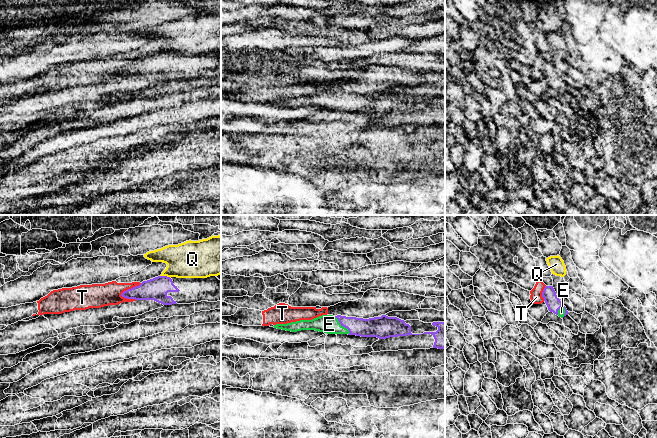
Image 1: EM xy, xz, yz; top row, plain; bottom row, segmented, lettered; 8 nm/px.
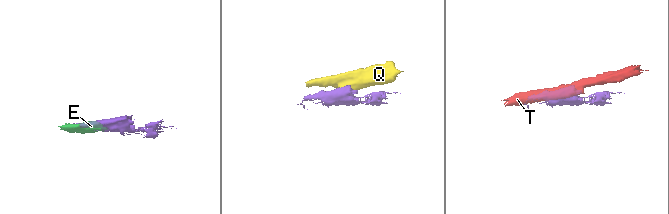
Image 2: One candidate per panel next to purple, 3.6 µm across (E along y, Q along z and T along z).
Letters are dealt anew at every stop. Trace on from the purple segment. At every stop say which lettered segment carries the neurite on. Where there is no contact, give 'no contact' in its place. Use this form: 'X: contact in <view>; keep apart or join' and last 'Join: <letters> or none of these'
E: contact in xz; join
Q: contact in xy; keep apart
T: contact in xy; keep apart
Join: E

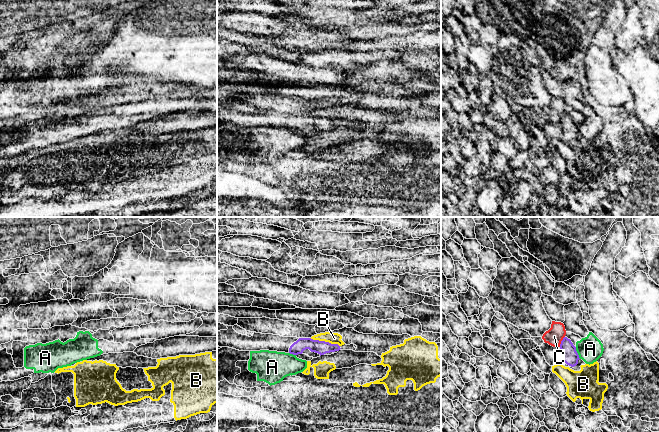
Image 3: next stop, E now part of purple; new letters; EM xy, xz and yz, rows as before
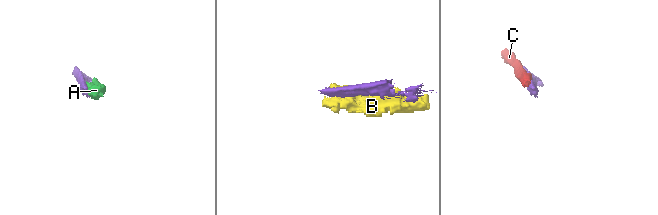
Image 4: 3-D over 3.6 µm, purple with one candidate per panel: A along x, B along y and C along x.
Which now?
A: contact in yz; keep apart
B: contact in xz; keep apart
C: contact in yz; keep apart
Join: none of these

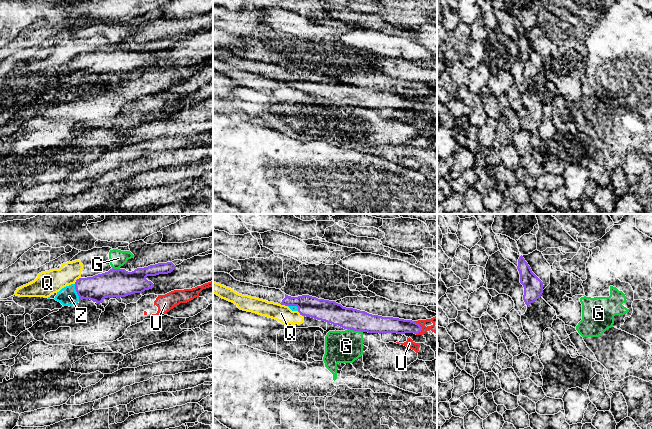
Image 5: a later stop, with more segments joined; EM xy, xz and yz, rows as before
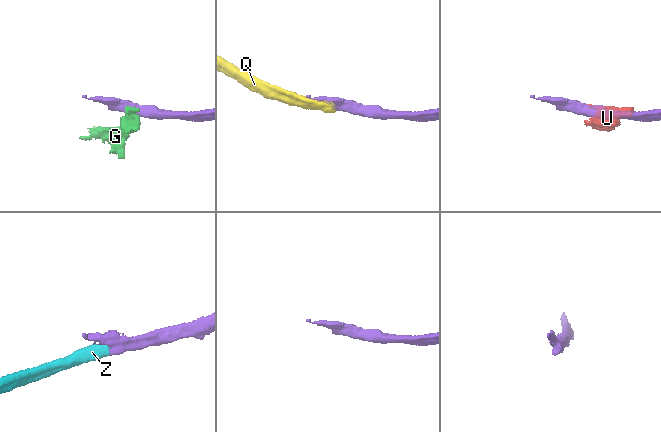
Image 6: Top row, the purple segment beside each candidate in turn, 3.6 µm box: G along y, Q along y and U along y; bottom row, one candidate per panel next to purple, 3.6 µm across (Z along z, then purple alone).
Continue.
G: contact in xz; keep apart
Q: contact in xy; keep apart
U: contact in xz; keep apart
Z: contact in xy; join
Join: Z

